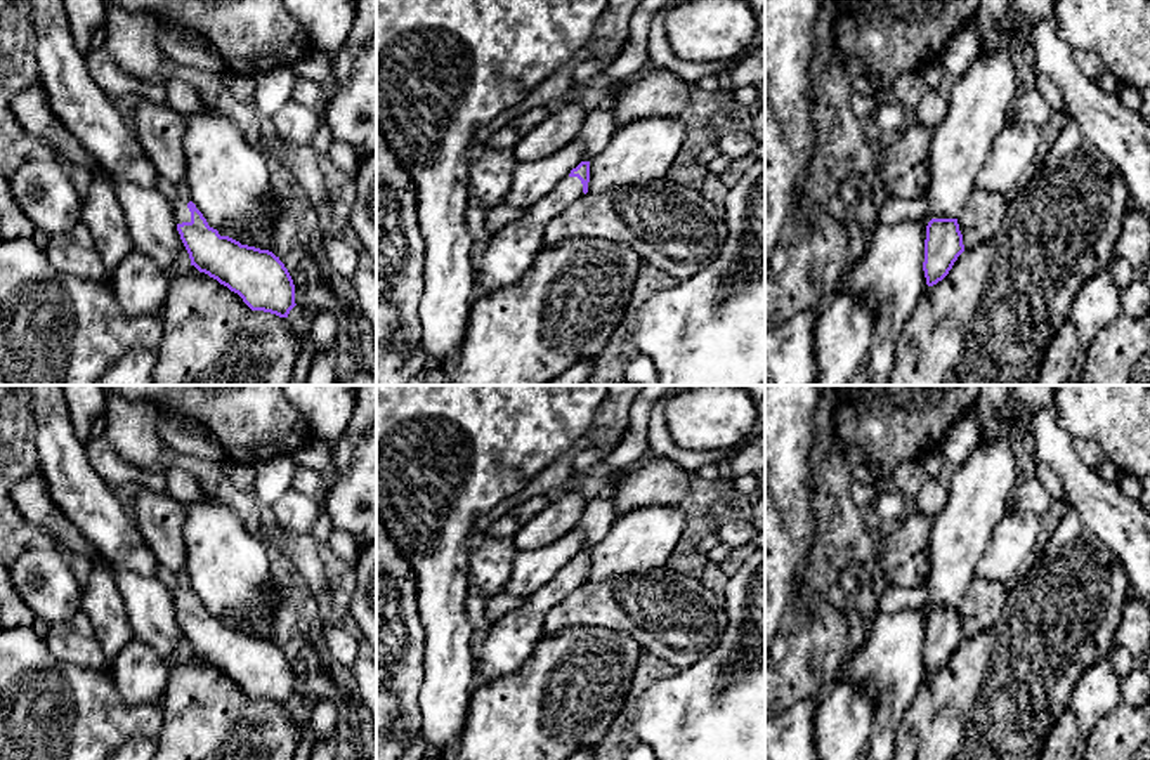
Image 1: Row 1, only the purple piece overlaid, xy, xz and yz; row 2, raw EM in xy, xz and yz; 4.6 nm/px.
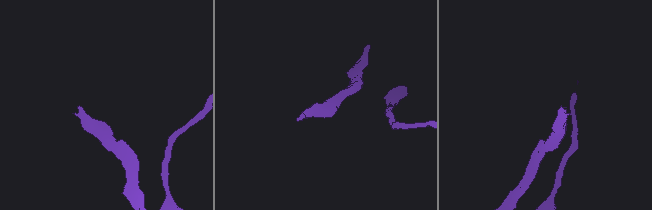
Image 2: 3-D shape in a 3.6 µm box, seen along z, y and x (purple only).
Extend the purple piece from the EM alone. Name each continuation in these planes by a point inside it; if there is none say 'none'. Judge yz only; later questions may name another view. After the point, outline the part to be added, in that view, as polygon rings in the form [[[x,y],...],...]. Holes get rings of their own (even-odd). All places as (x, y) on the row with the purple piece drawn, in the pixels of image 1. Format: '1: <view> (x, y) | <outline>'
none

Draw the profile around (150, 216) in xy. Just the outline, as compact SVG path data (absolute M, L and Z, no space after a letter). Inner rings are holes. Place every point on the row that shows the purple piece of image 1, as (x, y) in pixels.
M116 175L113 186L134 250L149 257L172 279L184 269L177 264L177 257L186 248L177 231L173 203L156 189L135 186Z

